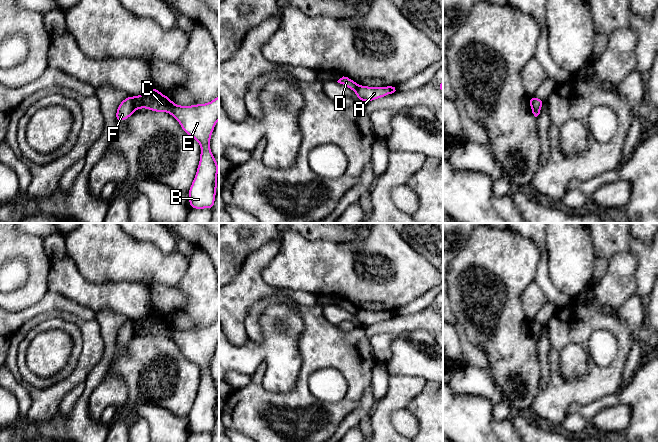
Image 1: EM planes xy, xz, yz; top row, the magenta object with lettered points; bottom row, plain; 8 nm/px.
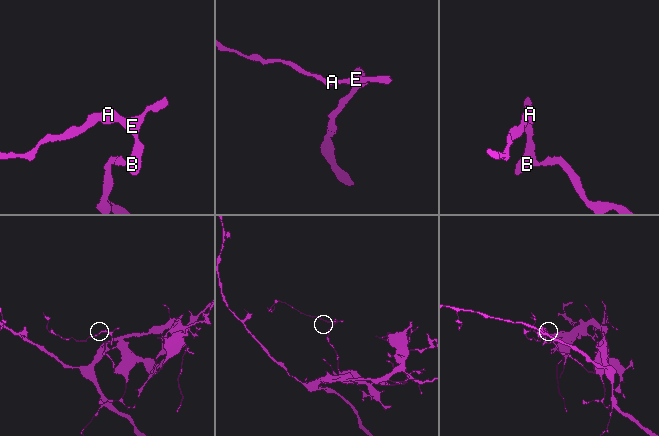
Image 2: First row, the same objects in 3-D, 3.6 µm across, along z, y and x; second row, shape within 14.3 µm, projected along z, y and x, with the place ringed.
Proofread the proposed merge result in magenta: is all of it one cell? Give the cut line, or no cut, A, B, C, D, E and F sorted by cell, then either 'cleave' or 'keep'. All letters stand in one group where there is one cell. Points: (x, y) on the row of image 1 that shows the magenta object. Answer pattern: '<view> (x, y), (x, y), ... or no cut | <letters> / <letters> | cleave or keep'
xy (133, 97), (134, 109) | A B C E / D F | cleave

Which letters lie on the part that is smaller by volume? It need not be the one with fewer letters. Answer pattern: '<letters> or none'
D, F

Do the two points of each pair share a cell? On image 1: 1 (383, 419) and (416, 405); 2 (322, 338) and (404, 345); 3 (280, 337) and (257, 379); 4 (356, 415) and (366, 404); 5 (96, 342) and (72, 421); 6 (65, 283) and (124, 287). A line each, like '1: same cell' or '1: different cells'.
1: different cells
2: different cells
3: different cells
4: same cell
5: different cells
6: same cell

